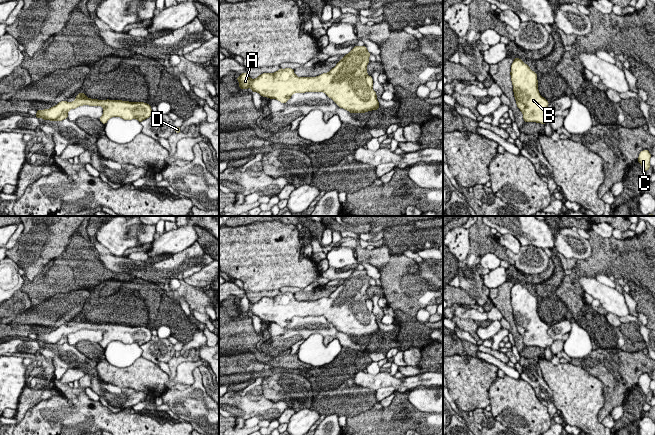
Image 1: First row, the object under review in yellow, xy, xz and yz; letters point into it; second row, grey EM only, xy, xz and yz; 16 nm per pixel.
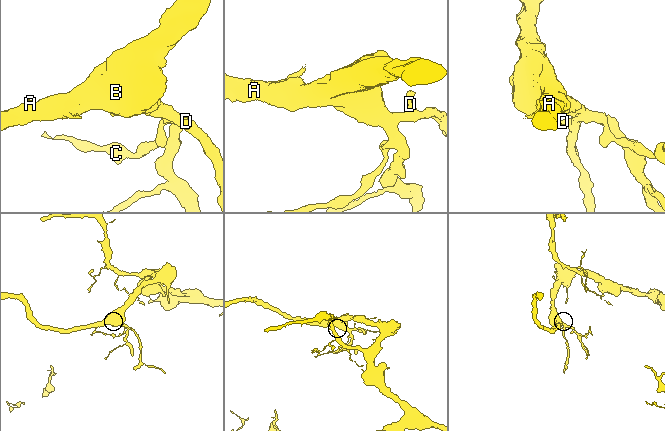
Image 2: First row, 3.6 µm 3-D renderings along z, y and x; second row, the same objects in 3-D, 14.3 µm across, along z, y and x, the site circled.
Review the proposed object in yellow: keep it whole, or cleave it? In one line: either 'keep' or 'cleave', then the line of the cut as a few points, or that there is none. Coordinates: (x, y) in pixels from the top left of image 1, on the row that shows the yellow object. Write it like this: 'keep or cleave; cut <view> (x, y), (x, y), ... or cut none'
keep; cut none

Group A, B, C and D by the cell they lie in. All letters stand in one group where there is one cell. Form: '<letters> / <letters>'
A B C D

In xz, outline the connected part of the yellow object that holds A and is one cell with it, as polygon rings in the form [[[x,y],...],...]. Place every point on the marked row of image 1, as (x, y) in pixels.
[[[355,46],[348,54],[336,64],[328,73],[316,77],[298,77],[291,68],[280,68],[274,73],[263,73],[255,79],[251,79],[246,72],[236,78],[240,89],[251,88],[253,92],[263,97],[276,99],[286,103],[294,93],[324,92],[340,108],[350,113],[365,113],[379,109],[376,92],[373,90],[373,79],[367,74],[369,56],[366,46]]]

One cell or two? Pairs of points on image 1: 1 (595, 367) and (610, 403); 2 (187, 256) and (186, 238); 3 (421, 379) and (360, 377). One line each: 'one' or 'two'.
1: one
2: two
3: one

